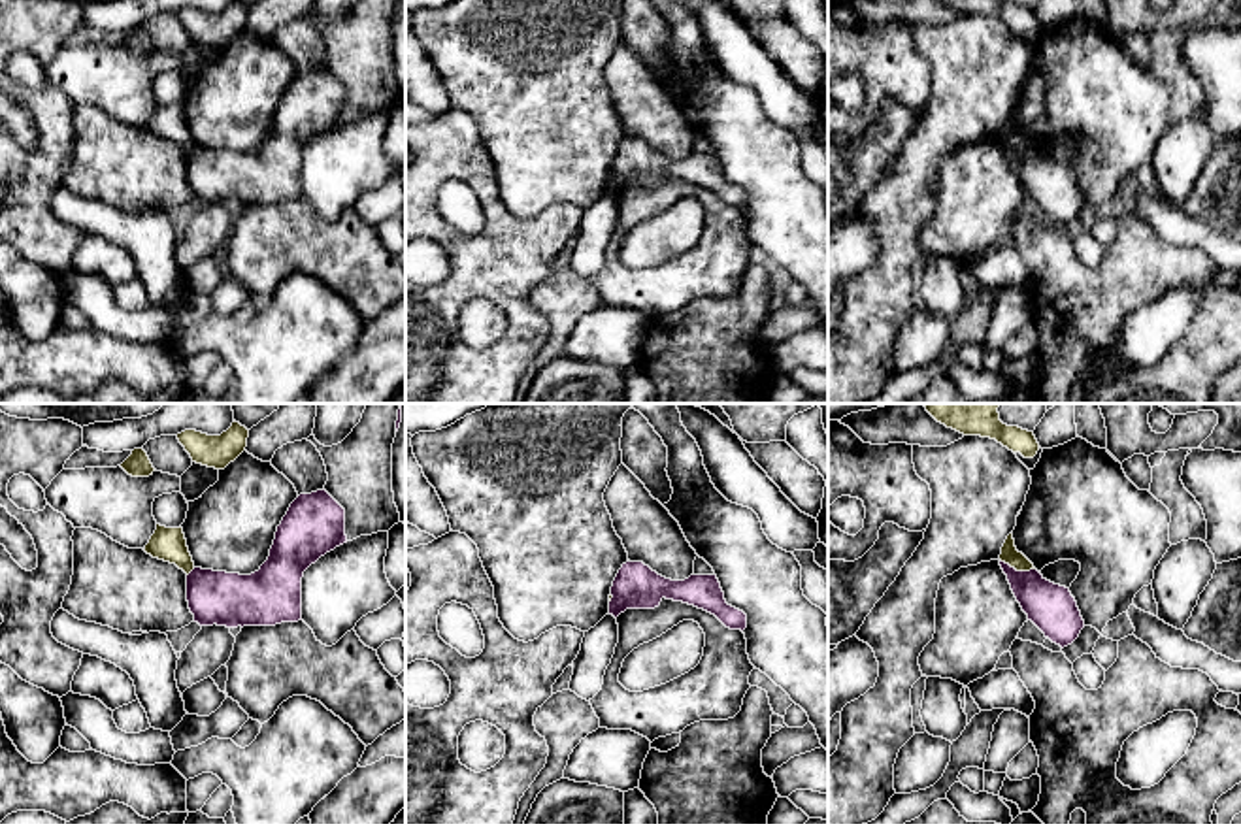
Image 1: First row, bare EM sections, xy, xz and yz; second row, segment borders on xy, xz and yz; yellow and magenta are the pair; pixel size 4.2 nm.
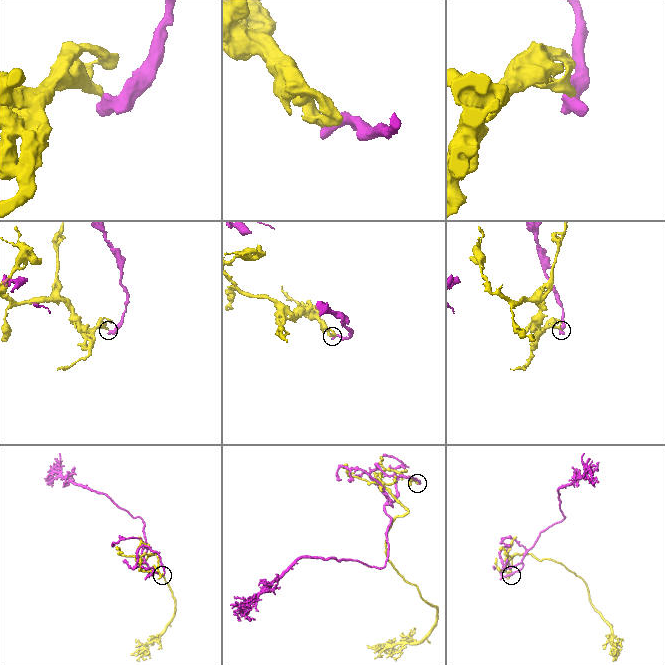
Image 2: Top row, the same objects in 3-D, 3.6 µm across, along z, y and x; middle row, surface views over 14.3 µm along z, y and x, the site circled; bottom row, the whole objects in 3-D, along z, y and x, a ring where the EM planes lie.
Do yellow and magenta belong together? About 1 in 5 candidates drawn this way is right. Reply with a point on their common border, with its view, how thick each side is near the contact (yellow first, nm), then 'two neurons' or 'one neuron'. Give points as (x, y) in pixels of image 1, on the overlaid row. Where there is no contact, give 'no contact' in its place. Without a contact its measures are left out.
yz (1017, 570) | 80/200 nm | two neurons

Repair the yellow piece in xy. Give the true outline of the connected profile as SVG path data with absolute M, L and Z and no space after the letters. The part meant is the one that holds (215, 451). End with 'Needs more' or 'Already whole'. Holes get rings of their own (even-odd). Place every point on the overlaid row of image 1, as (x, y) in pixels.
M236 420L221 436L207 436L196 430L177 434L179 443L190 454L192 462L215 470L224 470L234 462L245 451L247 437L249 430Z. Already whole

